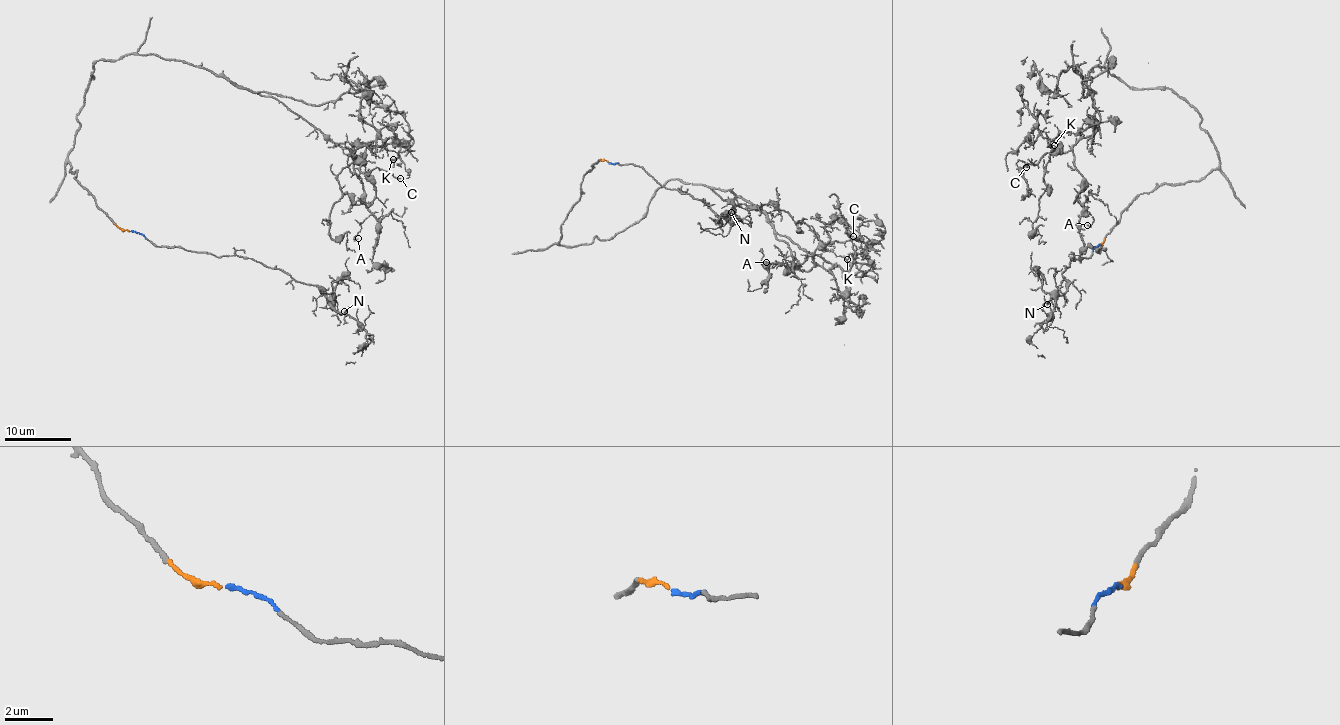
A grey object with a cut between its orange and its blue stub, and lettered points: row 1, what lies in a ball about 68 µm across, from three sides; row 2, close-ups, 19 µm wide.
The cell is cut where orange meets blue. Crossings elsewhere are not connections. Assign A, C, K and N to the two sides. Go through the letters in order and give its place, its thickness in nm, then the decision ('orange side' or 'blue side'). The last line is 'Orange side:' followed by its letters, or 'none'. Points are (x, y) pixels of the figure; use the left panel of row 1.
A: (358, 238) | 100 nm | orange side
C: (400, 178) | 120 nm | orange side
K: (393, 159) | 100 nm | orange side
N: (344, 311) | 110 nm | blue side
Orange side: A, C, K

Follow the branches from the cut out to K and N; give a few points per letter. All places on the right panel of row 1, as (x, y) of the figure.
K: (1098, 245), (1216, 146), (1169, 89), (1093, 65), (1096, 132), (1067, 151), (1038, 134), (1054, 145)
N: (1100, 245), (1088, 258), (1068, 262), (1067, 288), (1056, 306), (1048, 304)

